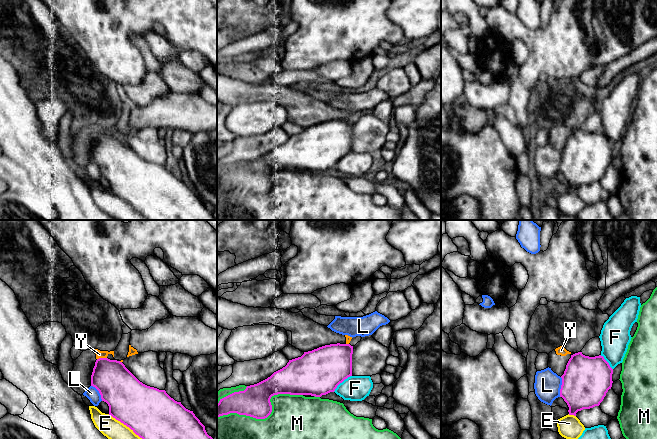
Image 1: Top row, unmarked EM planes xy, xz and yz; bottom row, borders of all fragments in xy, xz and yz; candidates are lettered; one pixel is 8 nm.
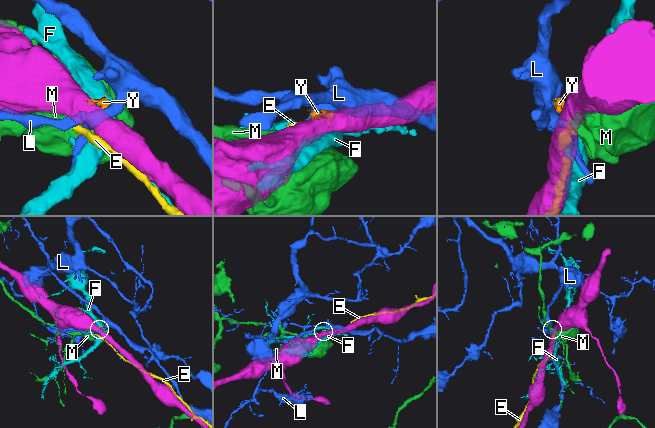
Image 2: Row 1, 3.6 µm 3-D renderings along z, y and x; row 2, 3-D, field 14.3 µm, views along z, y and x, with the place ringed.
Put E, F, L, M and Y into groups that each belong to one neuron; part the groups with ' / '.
E / F / L / M / Y

